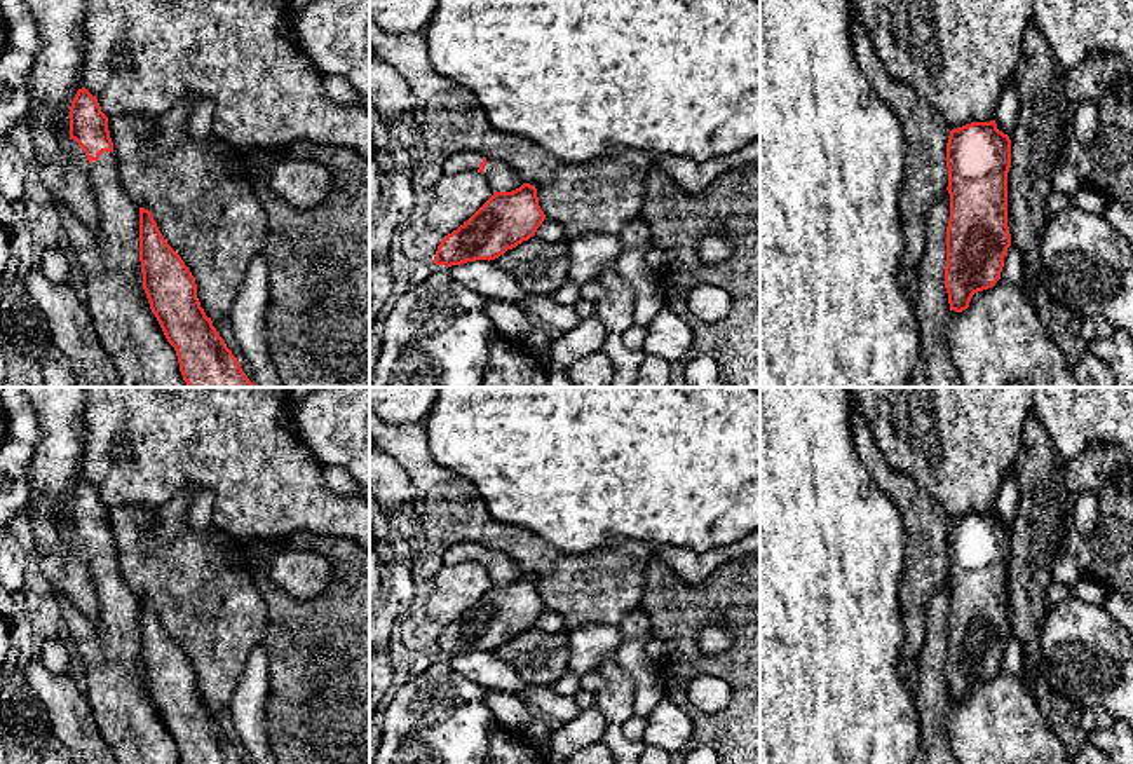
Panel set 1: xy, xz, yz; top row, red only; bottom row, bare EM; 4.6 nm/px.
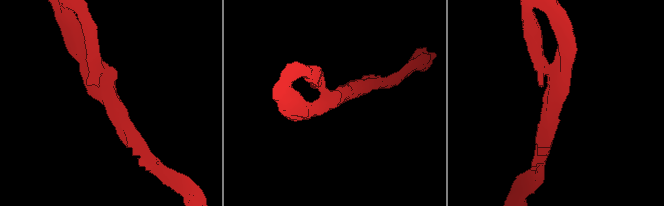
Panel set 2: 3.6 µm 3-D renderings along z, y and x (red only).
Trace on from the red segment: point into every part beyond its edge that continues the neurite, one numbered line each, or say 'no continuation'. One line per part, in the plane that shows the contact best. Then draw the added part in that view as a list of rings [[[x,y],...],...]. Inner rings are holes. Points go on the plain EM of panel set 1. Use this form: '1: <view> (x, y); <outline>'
1: xy (108, 648); [[[115,542],[91,553],[98,619],[85,617],[64,595],[56,595],[82,659],[85,698],[99,733],[119,764],[181,764],[143,680],[139,598],[126,584]]]

